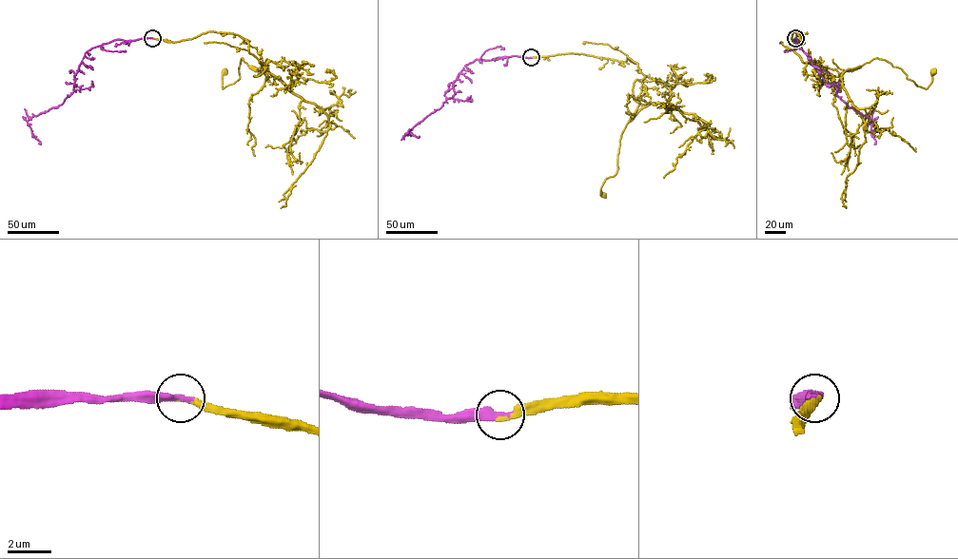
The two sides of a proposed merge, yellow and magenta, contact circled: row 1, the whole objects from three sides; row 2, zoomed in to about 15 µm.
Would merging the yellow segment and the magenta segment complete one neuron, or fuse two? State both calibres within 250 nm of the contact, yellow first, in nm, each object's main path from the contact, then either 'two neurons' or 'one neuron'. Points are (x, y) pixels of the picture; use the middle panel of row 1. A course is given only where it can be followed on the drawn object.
calibres 280 and 360 nm; course yellow (531, 58), (627, 55), (644, 75), (634, 83), (639, 104), (603, 195); course magenta (531, 57), (502, 56), (477, 59), (466, 64), (453, 83), (452, 98), (406, 134), (420, 136); one neuron

